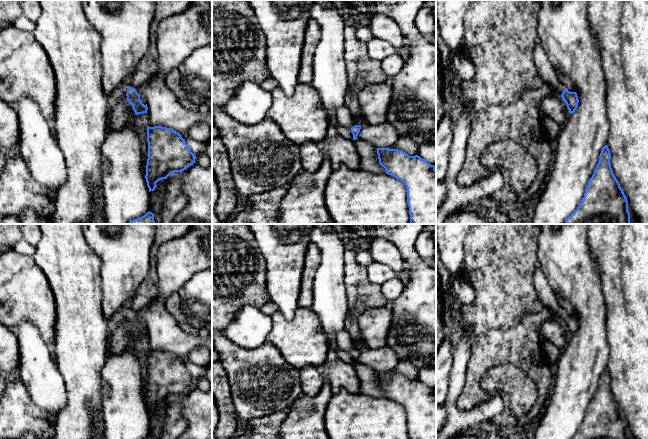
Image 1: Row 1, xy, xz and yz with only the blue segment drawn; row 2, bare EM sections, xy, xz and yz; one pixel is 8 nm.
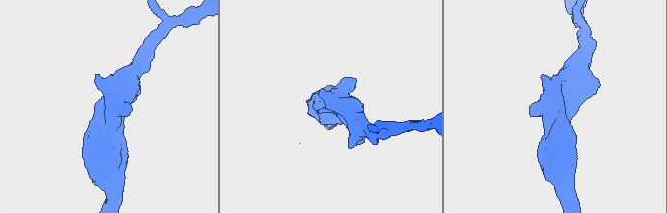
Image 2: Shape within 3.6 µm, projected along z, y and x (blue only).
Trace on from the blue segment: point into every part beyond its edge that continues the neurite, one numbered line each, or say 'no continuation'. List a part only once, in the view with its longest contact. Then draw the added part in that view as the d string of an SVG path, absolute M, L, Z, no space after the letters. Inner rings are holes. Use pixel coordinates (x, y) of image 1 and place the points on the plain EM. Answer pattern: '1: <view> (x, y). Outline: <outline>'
1: yz (546, 294). Outline: M543 269L535 270L533 284L540 300L550 309L552 313L552 319L561 320L566 311L557 302L556 295L551 289Z

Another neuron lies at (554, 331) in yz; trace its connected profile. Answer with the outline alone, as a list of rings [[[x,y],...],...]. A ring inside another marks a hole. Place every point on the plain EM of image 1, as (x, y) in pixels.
[[[551,319],[543,322],[539,328],[539,335],[561,351],[570,343],[570,336],[561,320]]]

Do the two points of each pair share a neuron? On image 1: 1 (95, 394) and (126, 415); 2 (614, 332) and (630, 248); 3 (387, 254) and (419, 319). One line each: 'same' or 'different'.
1: different
2: same
3: different

